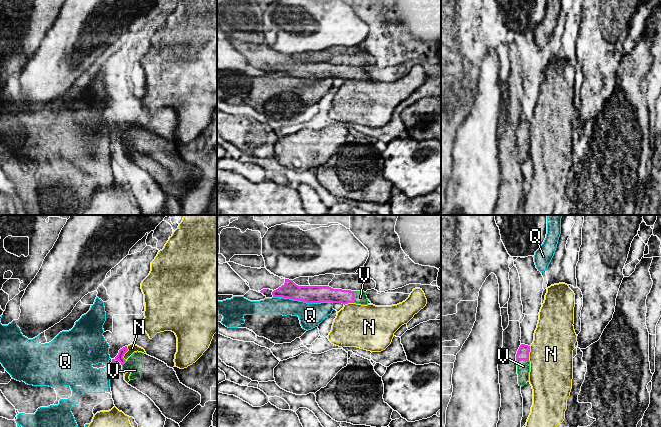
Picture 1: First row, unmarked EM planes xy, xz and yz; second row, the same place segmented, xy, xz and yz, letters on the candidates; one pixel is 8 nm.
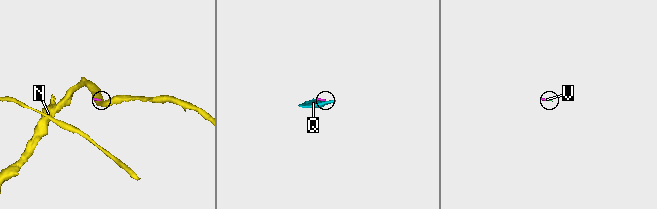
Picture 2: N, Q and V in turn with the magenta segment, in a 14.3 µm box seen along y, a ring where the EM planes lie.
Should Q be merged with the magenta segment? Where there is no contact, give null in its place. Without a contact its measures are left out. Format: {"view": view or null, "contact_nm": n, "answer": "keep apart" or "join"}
{"view": "xz", "contact_nm": 480, "answer": "keep apart"}

